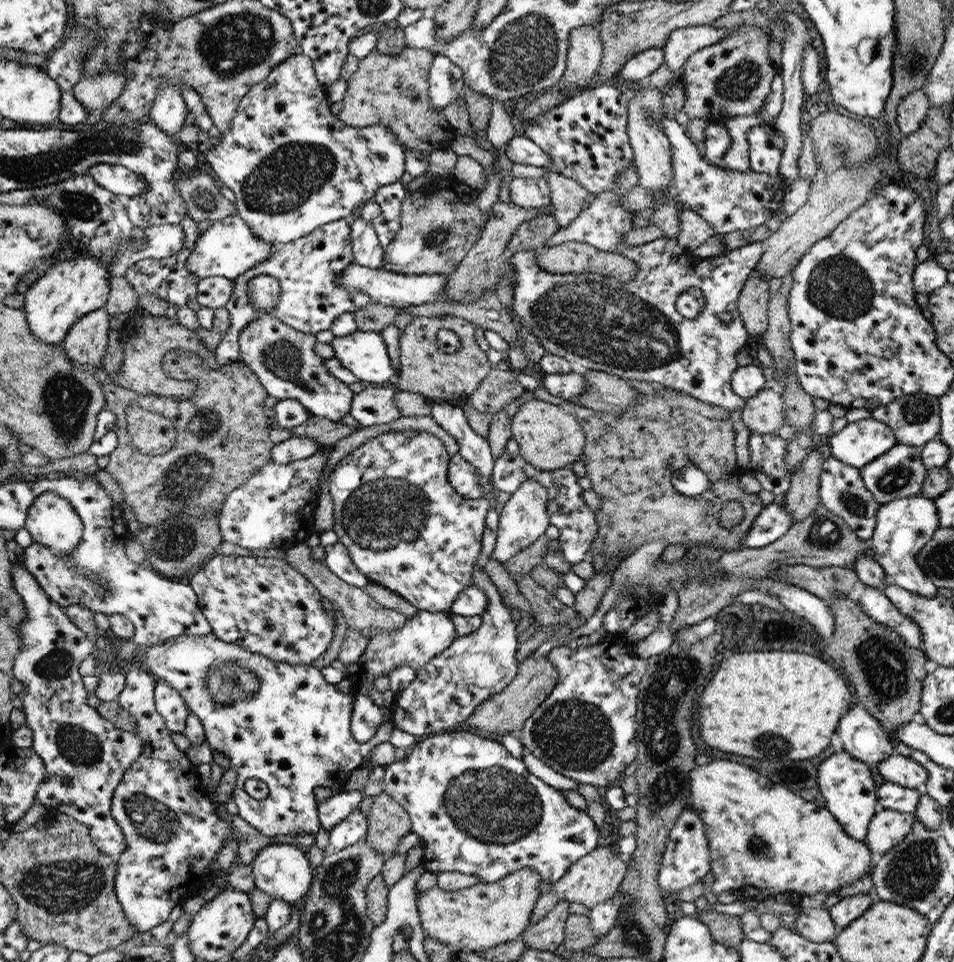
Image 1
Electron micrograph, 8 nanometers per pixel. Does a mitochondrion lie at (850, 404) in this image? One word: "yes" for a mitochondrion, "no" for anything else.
no

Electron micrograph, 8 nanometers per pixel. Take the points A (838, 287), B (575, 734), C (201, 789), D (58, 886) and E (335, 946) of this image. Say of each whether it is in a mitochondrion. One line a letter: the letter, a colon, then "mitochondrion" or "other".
A: mitochondrion
B: mitochondrion
C: other
D: mitochondrion
E: mitochondrion

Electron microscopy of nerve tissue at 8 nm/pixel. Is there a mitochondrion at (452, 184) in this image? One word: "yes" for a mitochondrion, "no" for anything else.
no

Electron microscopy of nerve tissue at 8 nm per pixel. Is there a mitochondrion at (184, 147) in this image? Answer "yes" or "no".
no

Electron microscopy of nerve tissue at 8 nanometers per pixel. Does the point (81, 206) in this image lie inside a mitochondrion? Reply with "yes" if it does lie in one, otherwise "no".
yes

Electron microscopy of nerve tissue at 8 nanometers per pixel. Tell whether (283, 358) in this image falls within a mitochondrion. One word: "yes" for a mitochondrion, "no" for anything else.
yes

